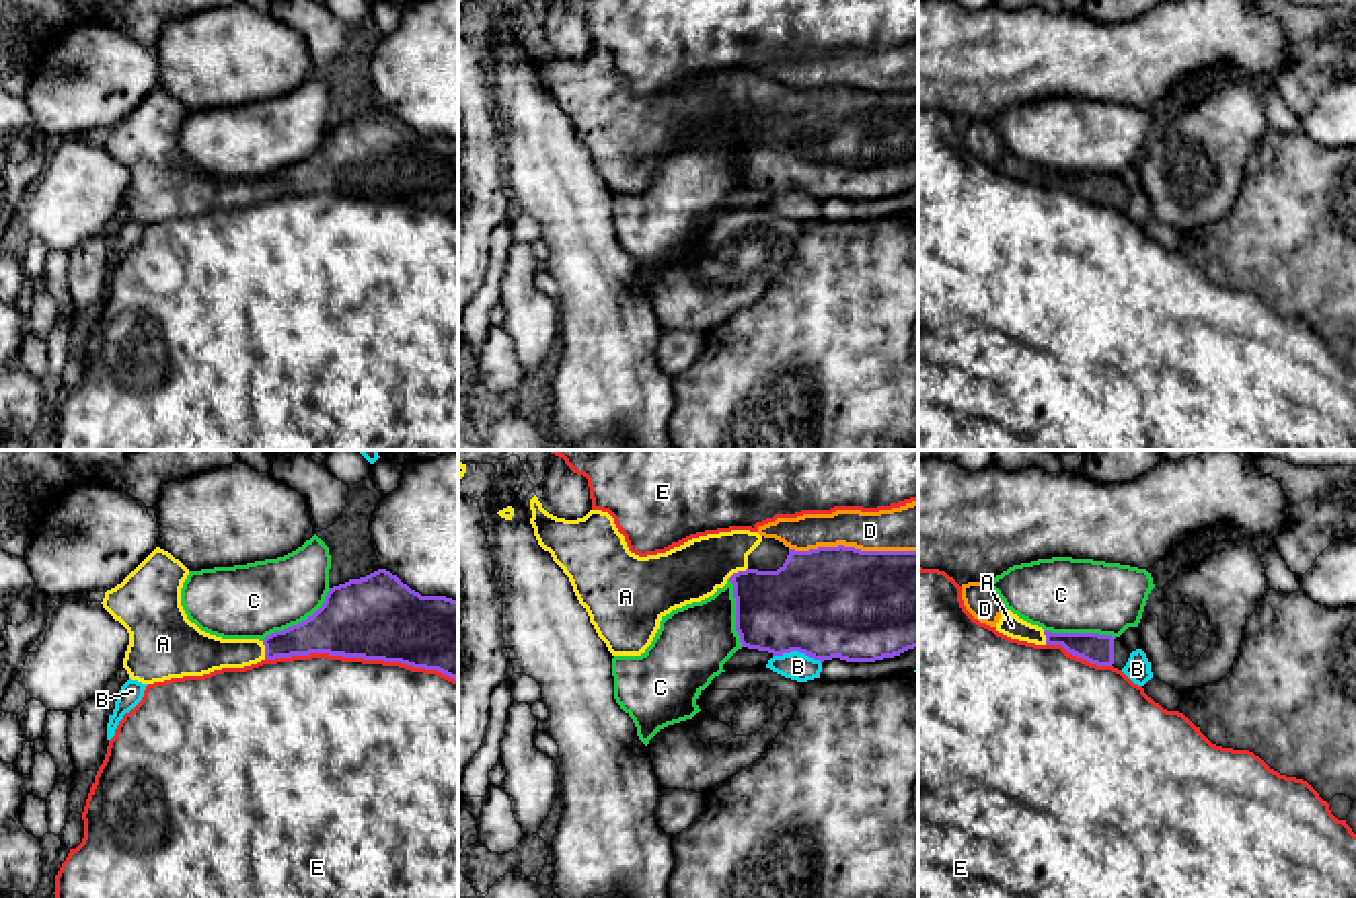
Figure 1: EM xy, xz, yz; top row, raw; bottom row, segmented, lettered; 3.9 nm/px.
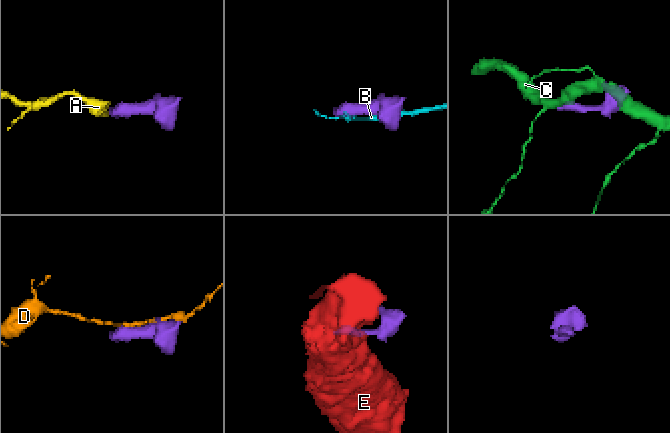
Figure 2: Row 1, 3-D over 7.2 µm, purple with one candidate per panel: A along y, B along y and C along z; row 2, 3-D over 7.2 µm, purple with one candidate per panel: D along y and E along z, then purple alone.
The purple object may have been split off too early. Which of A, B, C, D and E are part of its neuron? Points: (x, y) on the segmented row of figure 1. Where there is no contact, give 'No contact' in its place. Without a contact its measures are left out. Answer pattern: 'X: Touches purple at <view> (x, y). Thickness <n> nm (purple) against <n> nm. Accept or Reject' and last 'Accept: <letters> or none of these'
A: Touches purple at xz (738, 572). Thickness 320 nm (purple) against 220 nm. Accept
B: Touches purple at xz (798, 650). Thickness 440 nm (purple) against 110 nm. Reject
C: Touches purple at xy (298, 623). Thickness 300 nm (purple) against 300 nm. Reject
D: Touches purple at xz (853, 547). Thickness 440 nm (purple) against 190 nm. Reject
E: Touches purple at xy (362, 656). Thickness 340 nm (purple) against 480 nm. Reject
Accept: A

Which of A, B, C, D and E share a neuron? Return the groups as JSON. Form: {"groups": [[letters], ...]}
{"groups": [["A"], ["B"], ["C"], ["D"], ["E"]]}

